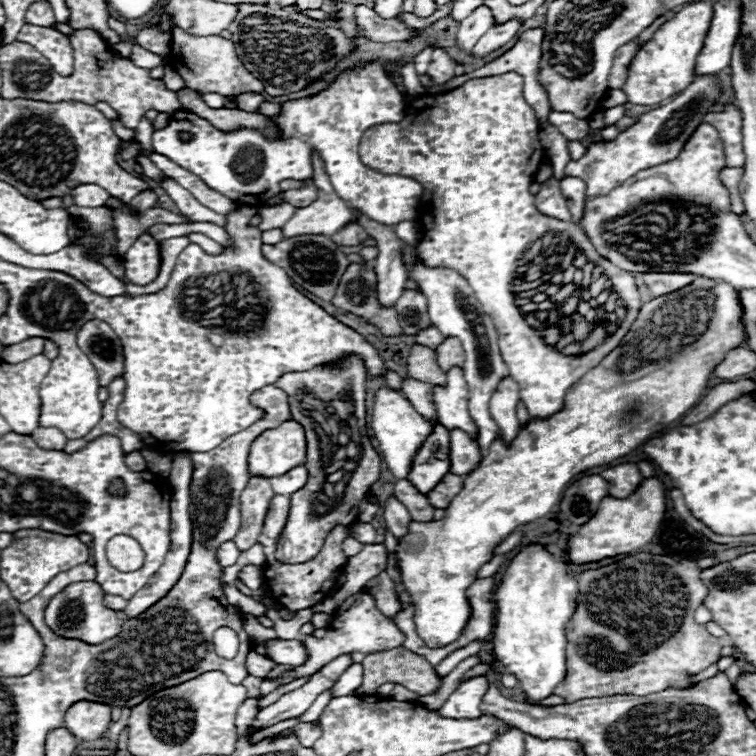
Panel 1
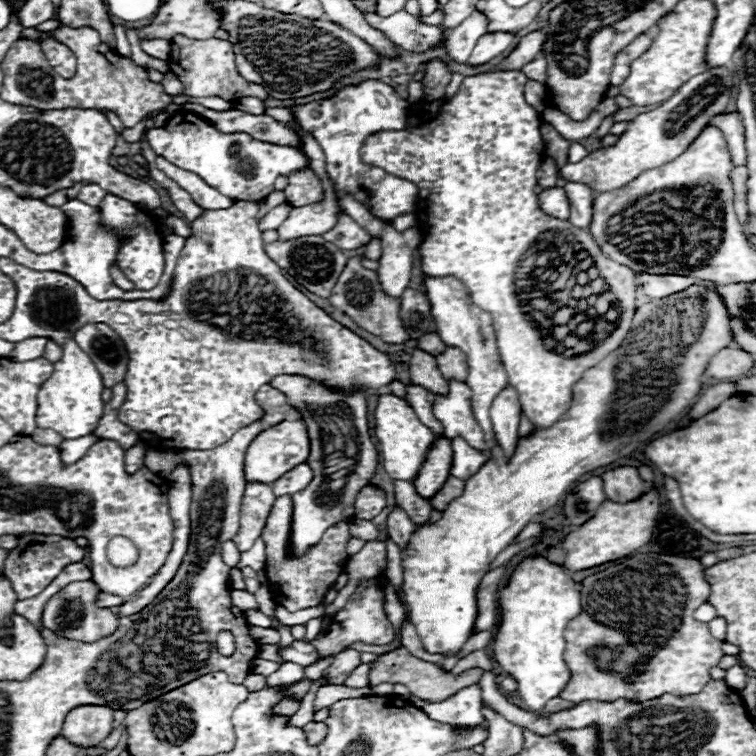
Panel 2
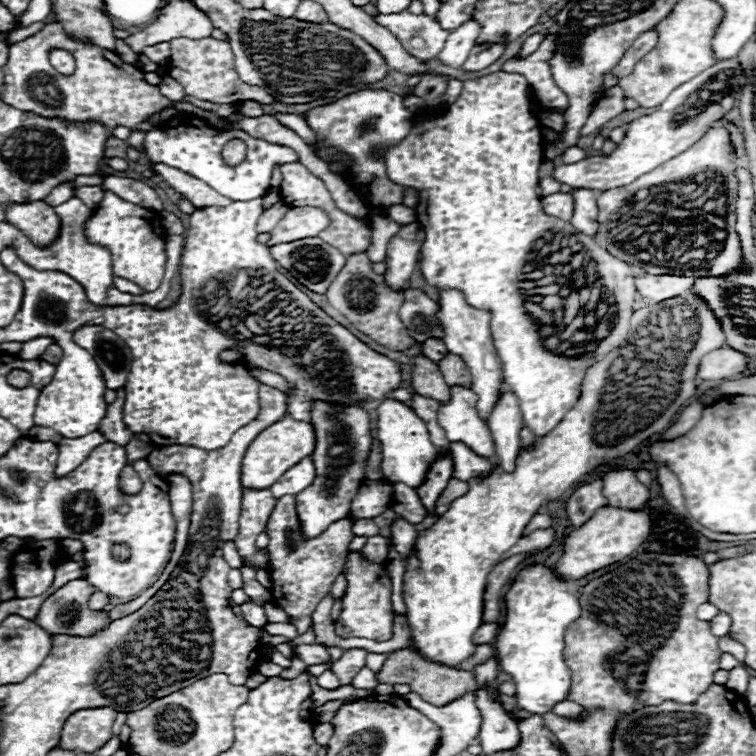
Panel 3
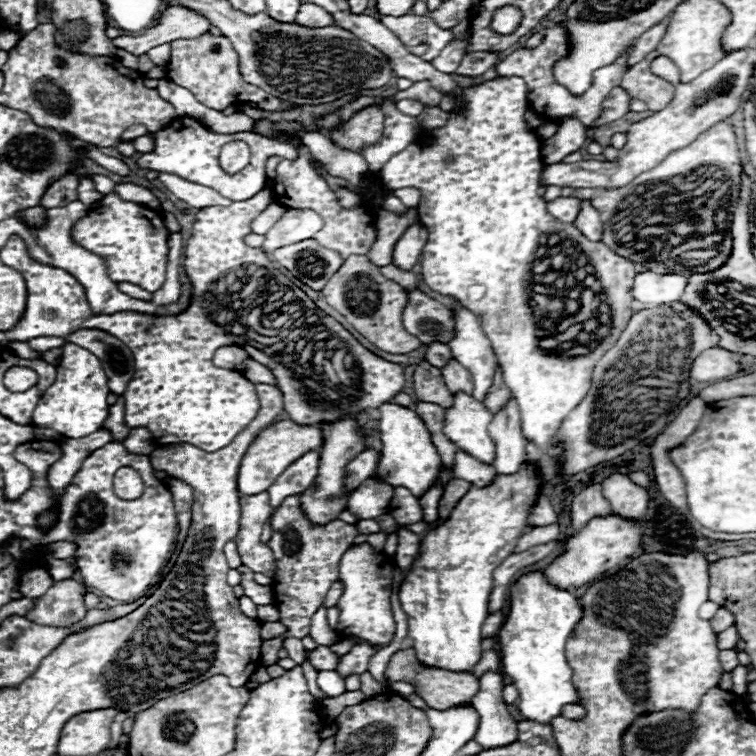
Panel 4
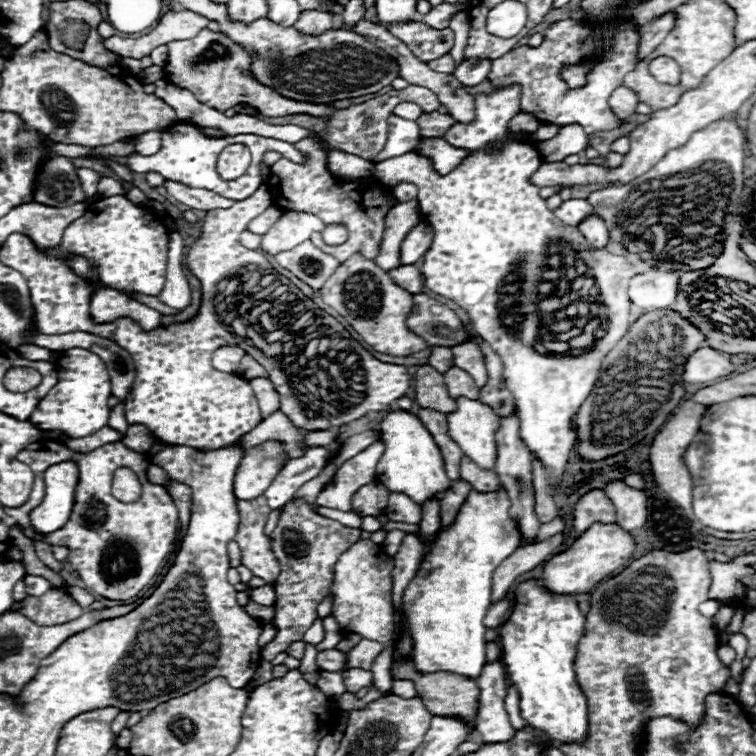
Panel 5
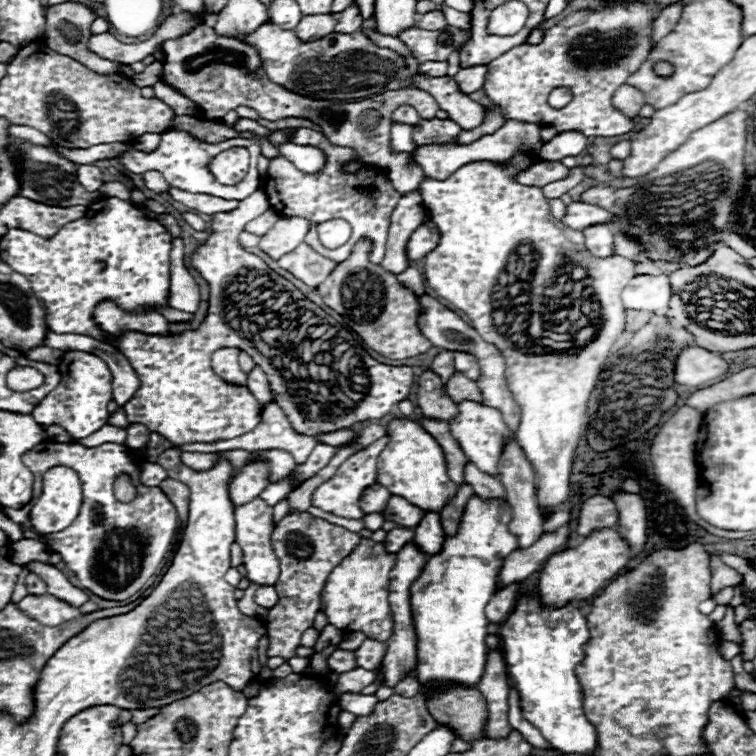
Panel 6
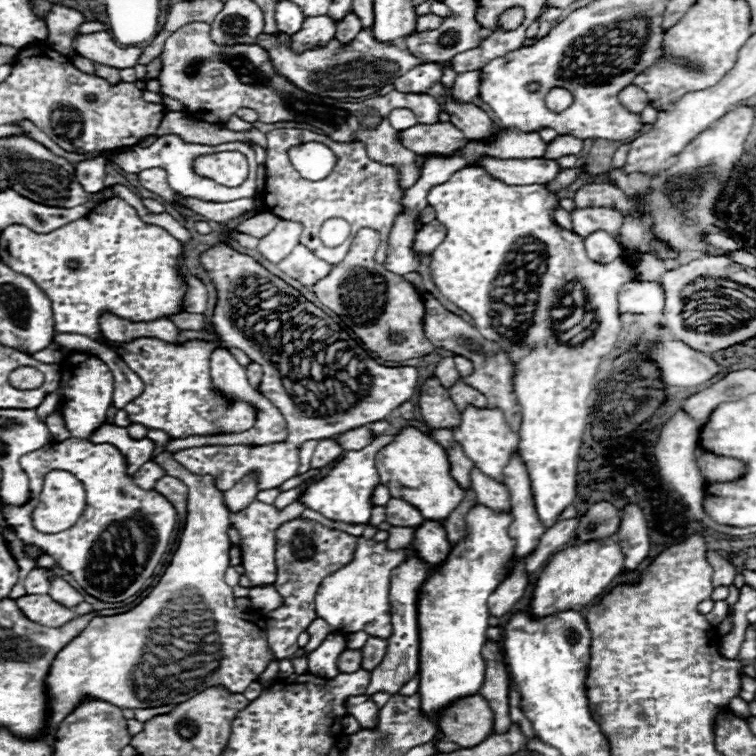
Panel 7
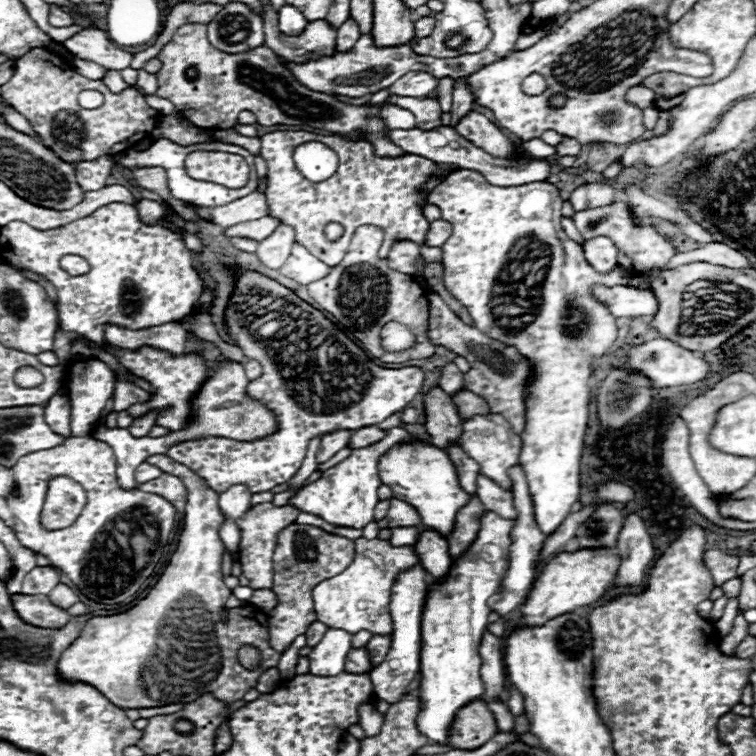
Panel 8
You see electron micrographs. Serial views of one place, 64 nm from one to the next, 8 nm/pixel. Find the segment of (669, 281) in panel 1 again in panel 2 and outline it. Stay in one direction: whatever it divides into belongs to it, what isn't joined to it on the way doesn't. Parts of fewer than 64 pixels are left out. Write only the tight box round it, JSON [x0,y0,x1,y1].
[636,274,696,300]

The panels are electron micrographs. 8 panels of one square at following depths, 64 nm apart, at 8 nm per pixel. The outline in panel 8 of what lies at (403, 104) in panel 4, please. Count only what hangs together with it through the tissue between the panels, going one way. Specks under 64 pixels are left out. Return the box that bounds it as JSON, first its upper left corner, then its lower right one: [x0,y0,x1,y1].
[380,104,416,130]

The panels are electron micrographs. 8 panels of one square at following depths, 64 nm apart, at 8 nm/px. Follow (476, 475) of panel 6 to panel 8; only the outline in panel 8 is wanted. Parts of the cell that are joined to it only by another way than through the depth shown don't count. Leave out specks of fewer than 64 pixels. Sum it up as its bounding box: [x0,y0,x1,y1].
[478,476,516,520]

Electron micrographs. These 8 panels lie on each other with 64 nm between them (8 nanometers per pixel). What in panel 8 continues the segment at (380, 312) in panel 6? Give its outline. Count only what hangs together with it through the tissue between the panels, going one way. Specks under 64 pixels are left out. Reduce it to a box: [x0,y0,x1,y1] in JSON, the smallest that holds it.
[306,226,436,364]

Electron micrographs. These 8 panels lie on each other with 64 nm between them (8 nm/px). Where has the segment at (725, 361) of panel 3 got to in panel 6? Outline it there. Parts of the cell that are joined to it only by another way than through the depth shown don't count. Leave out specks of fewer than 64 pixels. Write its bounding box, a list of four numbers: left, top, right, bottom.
[674,346,728,386]

